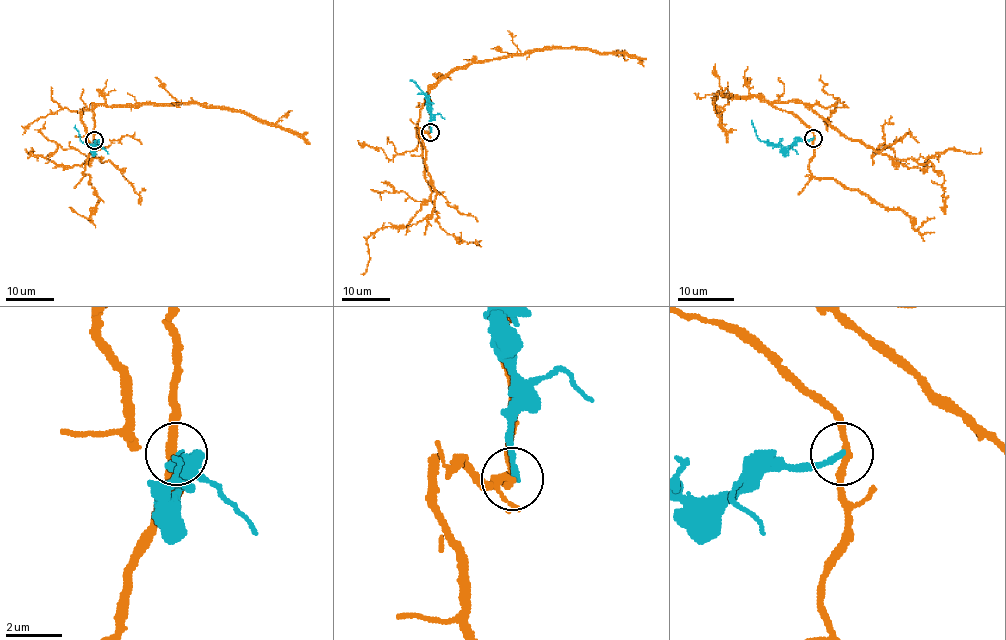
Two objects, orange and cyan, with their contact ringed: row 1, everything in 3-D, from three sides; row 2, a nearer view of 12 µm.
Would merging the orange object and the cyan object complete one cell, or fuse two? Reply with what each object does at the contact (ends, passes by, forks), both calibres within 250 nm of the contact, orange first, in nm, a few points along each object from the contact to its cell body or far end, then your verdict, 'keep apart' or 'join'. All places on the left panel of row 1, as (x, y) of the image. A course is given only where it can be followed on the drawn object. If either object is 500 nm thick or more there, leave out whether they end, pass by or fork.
orange passes by; cyan ends there; 280 nm thick on the orange side, 200 nm on the other; orange runs (94, 140), (92, 110), (84, 109), (81, 120), (95, 155), (81, 165), (56, 165), (25, 149); cyan runs (94, 140), (93, 147), (80, 139), (75, 125); keep apart

